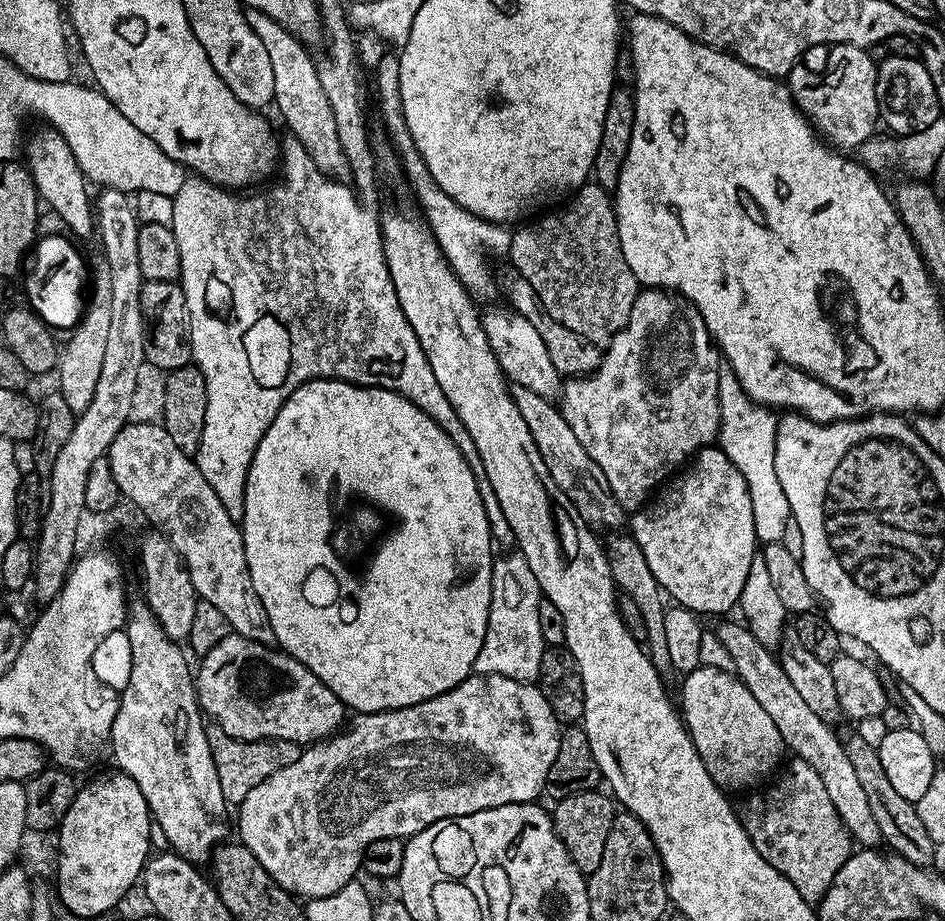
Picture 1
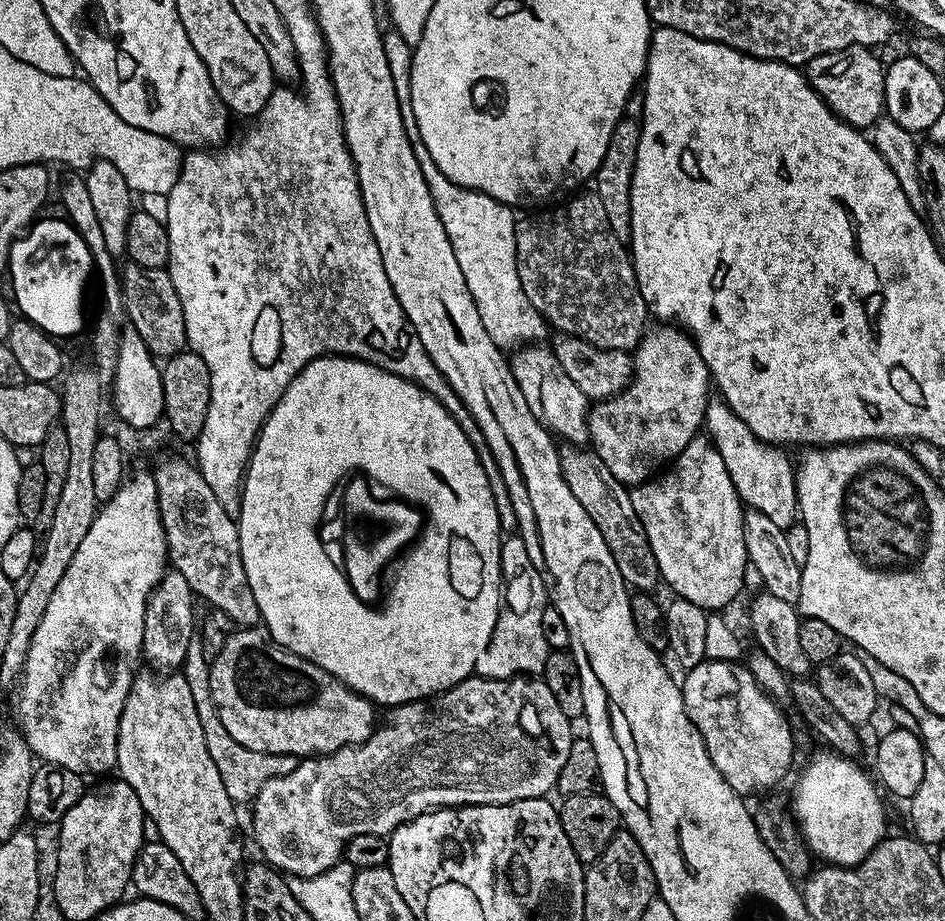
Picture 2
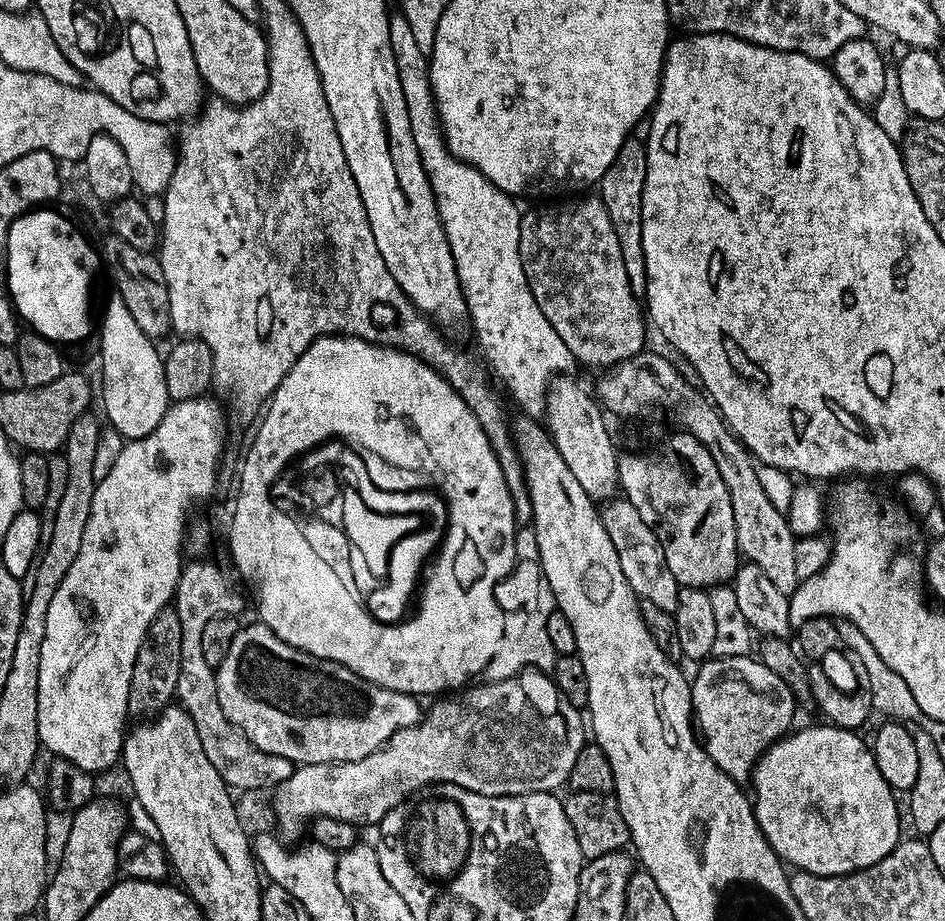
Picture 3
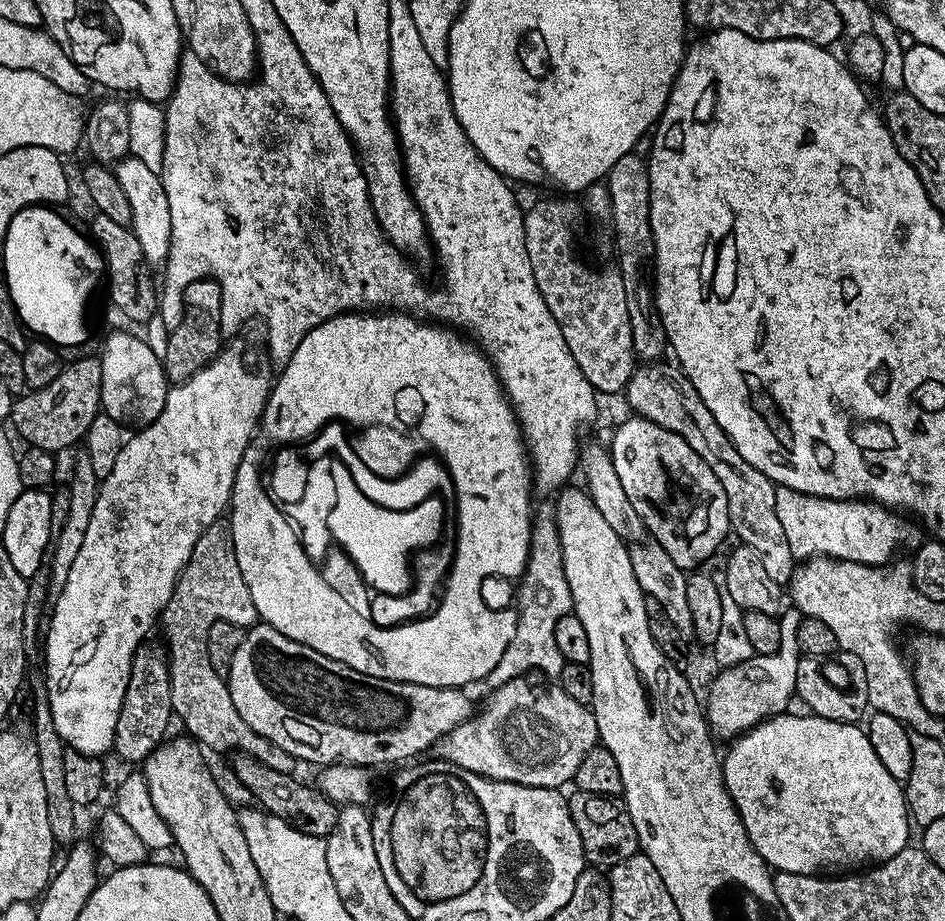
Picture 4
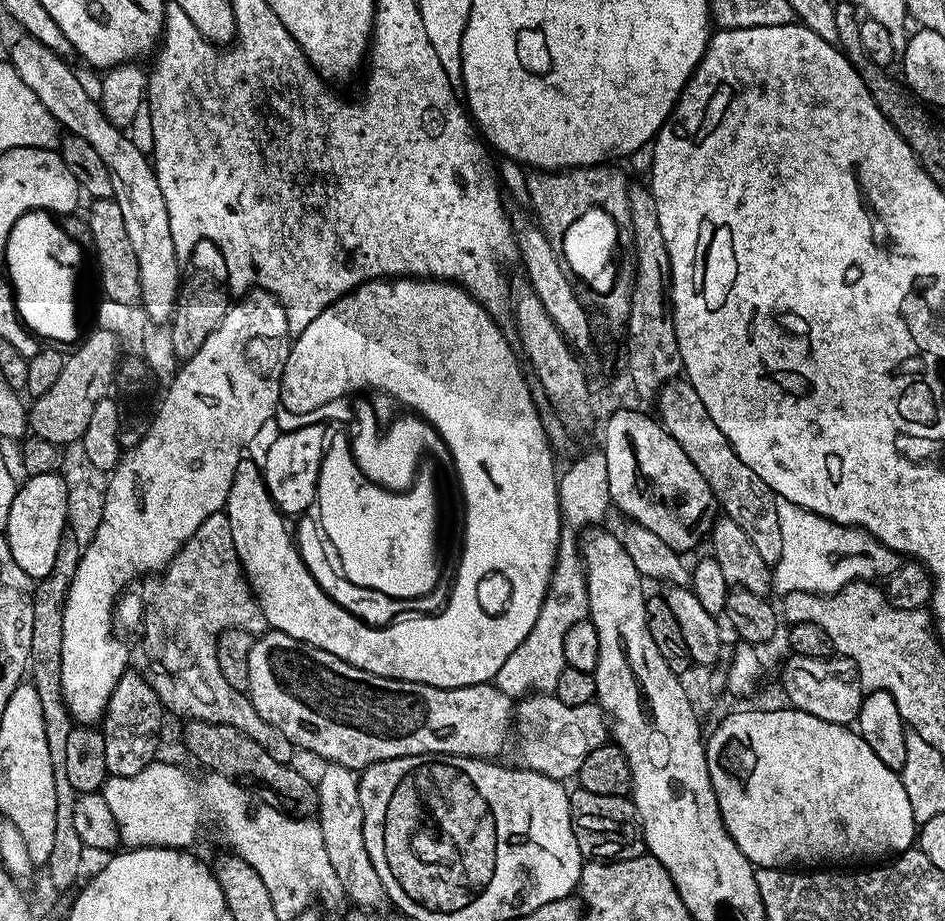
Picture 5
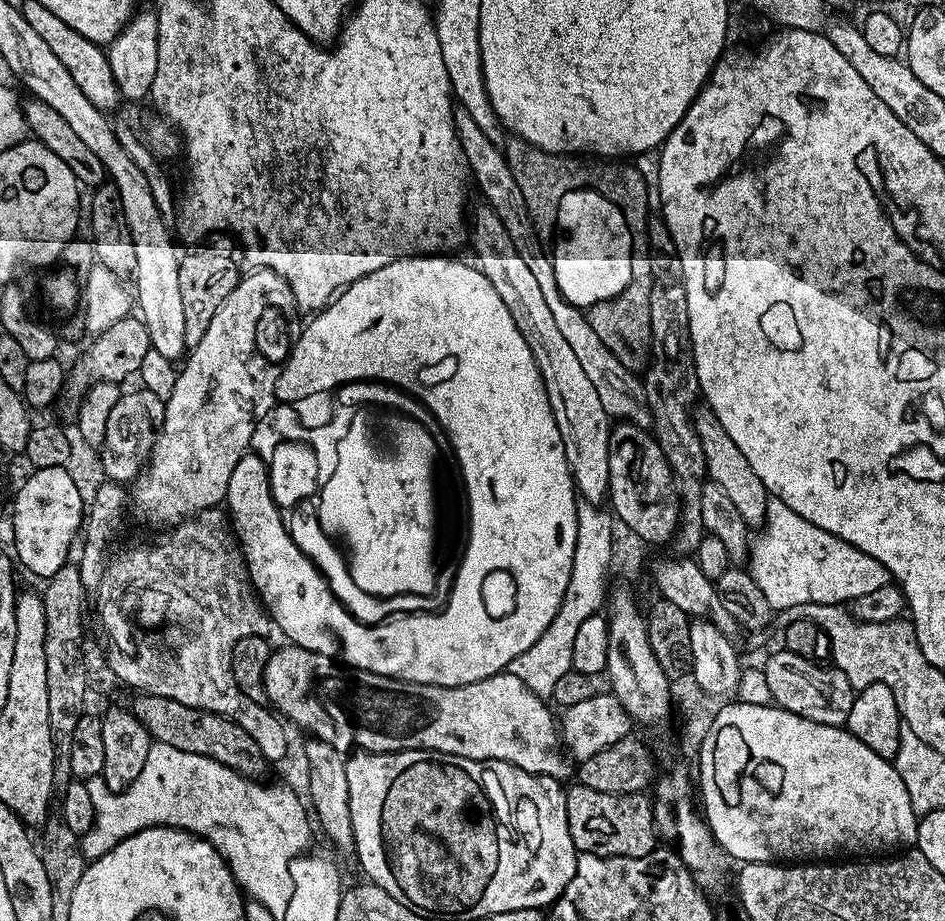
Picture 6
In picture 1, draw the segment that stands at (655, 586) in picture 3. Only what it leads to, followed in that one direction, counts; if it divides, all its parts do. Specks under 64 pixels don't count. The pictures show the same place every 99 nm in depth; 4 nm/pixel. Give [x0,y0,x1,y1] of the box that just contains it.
[510,385,626,529]

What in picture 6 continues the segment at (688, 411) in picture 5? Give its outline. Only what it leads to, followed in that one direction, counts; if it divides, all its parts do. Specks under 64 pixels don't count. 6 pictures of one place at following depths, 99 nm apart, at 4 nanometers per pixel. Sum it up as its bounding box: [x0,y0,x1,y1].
[694,407,770,526]

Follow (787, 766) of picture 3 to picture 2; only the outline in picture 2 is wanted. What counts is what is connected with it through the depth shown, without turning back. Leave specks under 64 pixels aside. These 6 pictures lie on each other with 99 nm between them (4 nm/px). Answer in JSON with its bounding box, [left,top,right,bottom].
[791,750,888,868]

